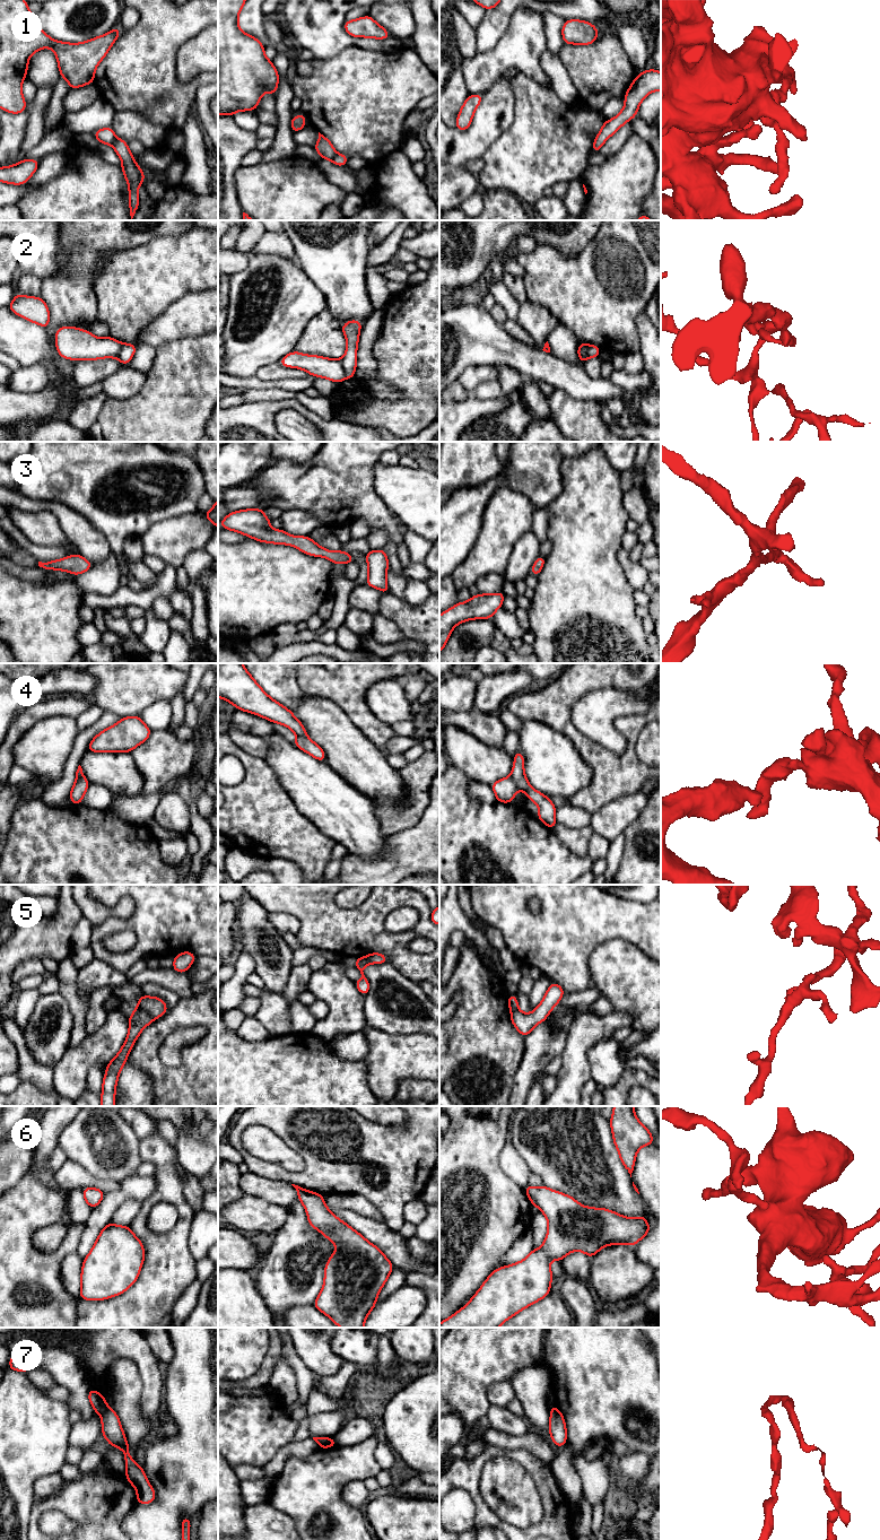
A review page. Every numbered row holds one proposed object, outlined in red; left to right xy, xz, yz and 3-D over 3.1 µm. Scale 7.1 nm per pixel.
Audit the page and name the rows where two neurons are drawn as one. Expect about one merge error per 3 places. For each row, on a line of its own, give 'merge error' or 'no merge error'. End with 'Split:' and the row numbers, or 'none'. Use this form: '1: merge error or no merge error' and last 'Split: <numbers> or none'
1: merge error
2: merge error
3: no merge error
4: merge error
5: merge error
6: no merge error
7: merge error
Split: 1, 2, 4, 5, 7

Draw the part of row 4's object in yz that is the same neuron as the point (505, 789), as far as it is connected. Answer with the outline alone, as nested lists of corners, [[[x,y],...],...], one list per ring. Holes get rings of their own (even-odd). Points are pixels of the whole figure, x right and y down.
[[[511,776],[498,780],[490,786],[496,794],[496,801],[504,803],[512,803],[519,790]]]

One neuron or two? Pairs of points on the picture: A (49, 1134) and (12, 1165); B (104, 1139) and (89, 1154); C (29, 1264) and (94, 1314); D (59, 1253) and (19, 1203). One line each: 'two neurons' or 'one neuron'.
A: two neurons
B: one neuron
C: two neurons
D: one neuron

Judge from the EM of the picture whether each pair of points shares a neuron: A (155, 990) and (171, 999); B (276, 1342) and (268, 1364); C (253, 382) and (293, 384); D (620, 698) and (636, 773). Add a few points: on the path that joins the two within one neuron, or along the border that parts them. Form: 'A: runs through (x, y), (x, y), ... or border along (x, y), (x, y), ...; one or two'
A: runs through (158, 991), (167, 995); one
B: runs through (275, 1348), (270, 1358); one
C: runs through (263, 384), (282, 384); one
D: border along (648, 710), (642, 714), (620, 715), (613, 721); two

